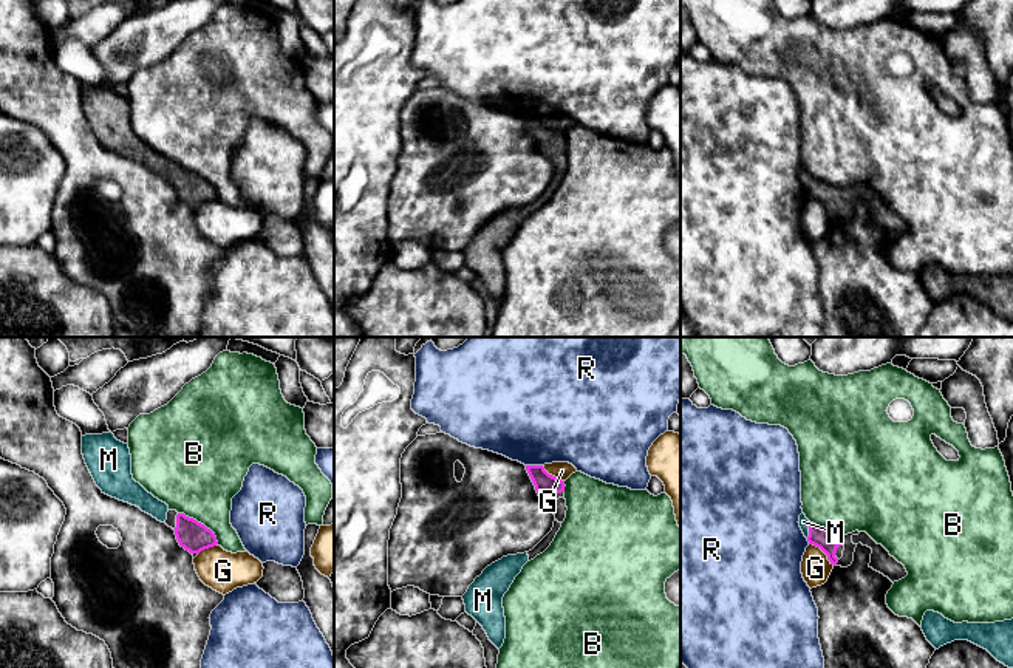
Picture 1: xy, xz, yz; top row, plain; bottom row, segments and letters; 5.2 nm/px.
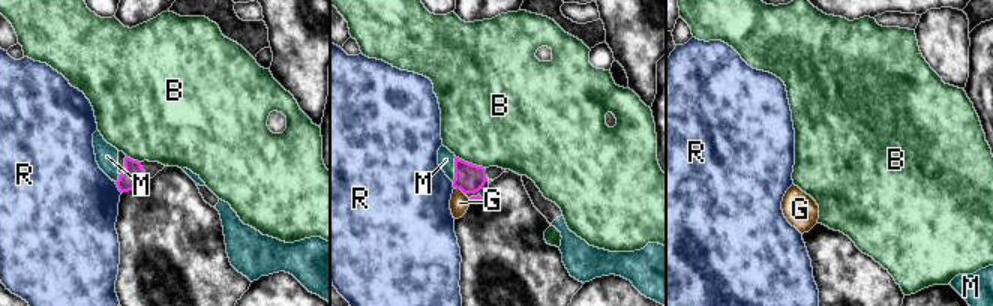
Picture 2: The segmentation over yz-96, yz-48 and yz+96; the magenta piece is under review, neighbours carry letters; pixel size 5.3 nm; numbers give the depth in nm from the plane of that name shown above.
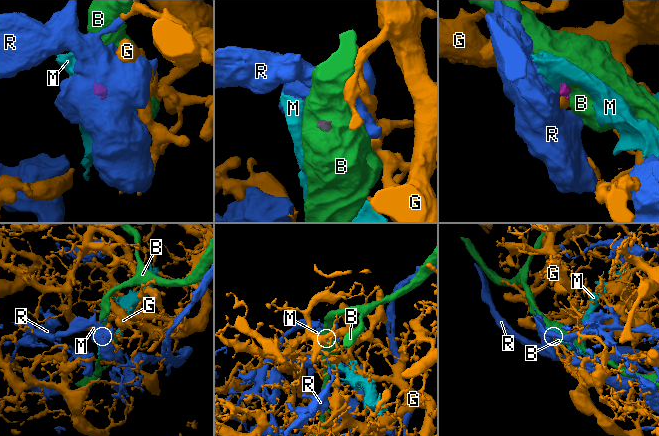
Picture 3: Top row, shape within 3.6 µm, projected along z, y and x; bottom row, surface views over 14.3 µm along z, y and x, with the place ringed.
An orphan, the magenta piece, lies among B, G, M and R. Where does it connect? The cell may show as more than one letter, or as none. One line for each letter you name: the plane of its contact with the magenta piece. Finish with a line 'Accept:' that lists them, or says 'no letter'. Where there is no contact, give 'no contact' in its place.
M: yz
Accept: M

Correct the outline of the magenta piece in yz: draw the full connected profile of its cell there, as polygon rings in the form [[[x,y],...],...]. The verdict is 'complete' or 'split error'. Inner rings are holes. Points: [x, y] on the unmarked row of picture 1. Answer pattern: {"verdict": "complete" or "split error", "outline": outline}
{"verdict": "split error", "outline": [[[804,167],[800,169],[798,176],[809,198],[820,201],[827,209],[831,218],[835,220],[838,216],[835,210],[837,203],[843,198],[841,189],[810,176]]]}

